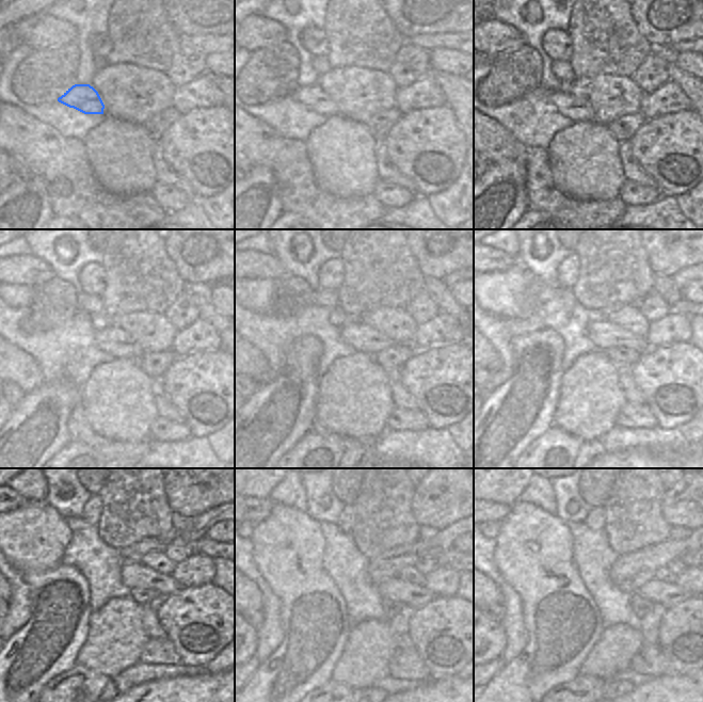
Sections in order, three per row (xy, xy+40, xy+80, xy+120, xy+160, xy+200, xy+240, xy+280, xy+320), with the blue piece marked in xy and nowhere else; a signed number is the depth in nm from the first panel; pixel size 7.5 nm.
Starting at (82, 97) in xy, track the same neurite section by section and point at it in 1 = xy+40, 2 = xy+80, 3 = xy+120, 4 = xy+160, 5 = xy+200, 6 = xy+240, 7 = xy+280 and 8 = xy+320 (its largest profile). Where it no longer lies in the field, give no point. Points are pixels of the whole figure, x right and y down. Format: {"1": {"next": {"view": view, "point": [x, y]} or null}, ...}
{"1": {"next": {"view": "xy+40", "point": [315, 97]}}, "2": {"next": {"view": "xy+80", "point": [577, 108]}}, "3": {"next": {"view": "xy+120", "point": [114, 340]}}, "4": {"next": {"view": "xy+160", "point": [362, 337]}}, "5": {"next": {"view": "xy+200", "point": [605, 335]}}, "6": {"next": {"view": "xy+240", "point": [132, 572]}}, "7": {"next": {"view": "xy+280", "point": [382, 568]}}, "8": {"next": {"view": "xy+320", "point": [636, 571]}}}

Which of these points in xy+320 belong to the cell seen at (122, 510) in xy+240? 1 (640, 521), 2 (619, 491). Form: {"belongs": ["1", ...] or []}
{"belongs": ["1", "2"]}

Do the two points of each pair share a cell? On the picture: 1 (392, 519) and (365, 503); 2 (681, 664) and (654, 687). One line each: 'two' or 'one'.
1: one
2: two

